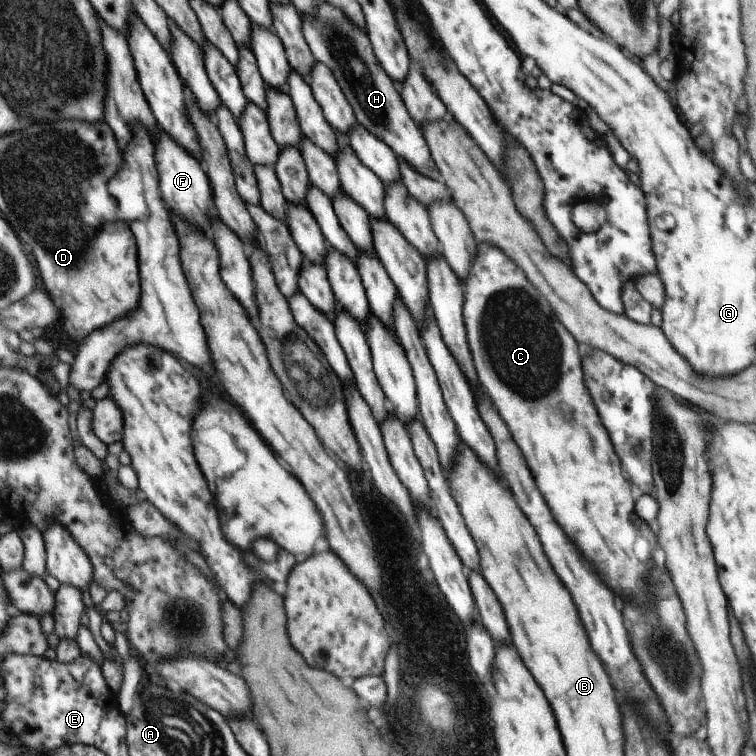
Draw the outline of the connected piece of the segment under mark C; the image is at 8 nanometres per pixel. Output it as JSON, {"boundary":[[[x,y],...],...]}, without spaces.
{"boundary":[[[487,246],[481,254],[476,254],[471,261],[468,273],[463,280],[465,284],[465,300],[462,302],[462,319],[466,332],[466,341],[468,344],[469,354],[472,360],[473,368],[476,372],[476,380],[481,386],[481,390],[490,398],[495,408],[501,408],[501,416],[505,416],[505,424],[509,424],[509,428],[513,428],[513,436],[517,436],[517,444],[521,444],[521,452],[525,452],[525,460],[529,460],[529,468],[533,468],[533,472],[537,472],[537,484],[541,484],[541,492],[545,492],[545,496],[549,496],[549,508],[553,508],[553,512],[557,512],[557,520],[561,520],[561,528],[565,528],[565,532],[569,532],[569,536],[573,536],[573,540],[577,540],[577,544],[581,544],[581,548],[585,548],[585,556],[589,556],[589,560],[593,560],[593,564],[597,564],[597,572],[601,572],[601,576],[605,576],[605,580],[609,580],[609,588],[613,590],[621,590],[631,592],[629,596],[637,596],[637,600],[645,600],[645,582],[643,582],[643,574],[653,566],[653,562],[649,558],[639,560],[633,554],[631,544],[635,542],[651,542],[655,540],[651,536],[651,530],[643,524],[643,520],[639,520],[633,514],[633,499],[631,498],[631,490],[627,480],[621,476],[621,468],[619,468],[619,460],[611,448],[609,436],[605,432],[605,428],[599,422],[599,416],[595,412],[595,406],[587,394],[587,388],[583,384],[583,372],[581,372],[581,364],[579,364],[579,352],[577,352],[577,344],[571,338],[571,334],[567,330],[563,330],[563,326],[557,322],[557,318],[553,316],[547,300],[527,282],[525,274],[521,268],[517,268],[499,248],[495,246]]]}

